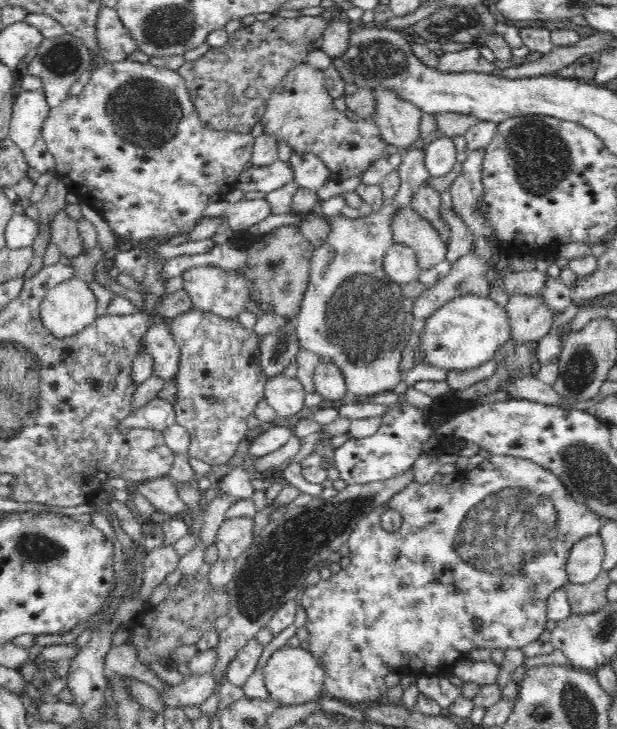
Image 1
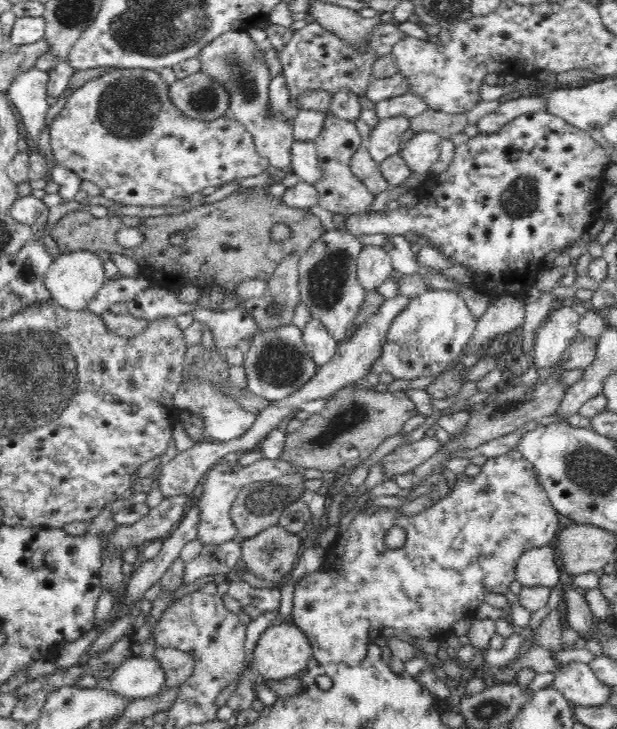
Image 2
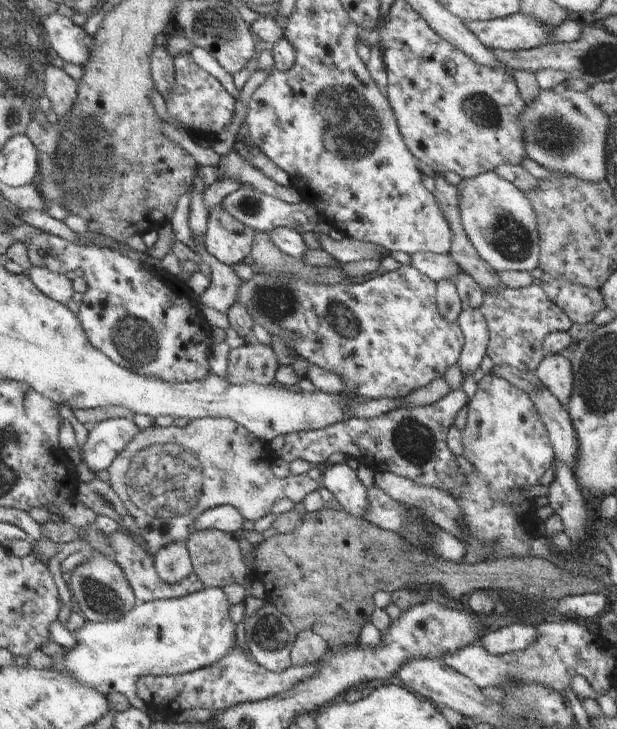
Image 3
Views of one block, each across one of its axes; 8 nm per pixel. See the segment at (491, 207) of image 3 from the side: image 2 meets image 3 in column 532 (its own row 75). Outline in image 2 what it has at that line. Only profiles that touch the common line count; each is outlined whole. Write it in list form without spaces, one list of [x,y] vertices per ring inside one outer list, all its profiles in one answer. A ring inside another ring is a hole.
[[[230,31],[214,38],[210,44],[202,48],[200,58],[202,69],[200,72],[208,74],[211,81],[220,81],[228,95],[230,103],[224,116],[228,119],[238,119],[254,137],[254,147],[260,156],[268,158],[274,168],[284,170],[286,174],[292,174],[292,142],[293,137],[292,122],[285,120],[282,112],[271,116],[267,111],[269,101],[269,67],[260,63],[258,52],[260,45],[250,38],[248,31]]]

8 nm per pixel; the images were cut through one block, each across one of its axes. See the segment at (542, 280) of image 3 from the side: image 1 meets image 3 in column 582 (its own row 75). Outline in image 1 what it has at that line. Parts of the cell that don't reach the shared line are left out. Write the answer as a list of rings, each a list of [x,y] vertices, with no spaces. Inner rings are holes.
[[[306,62],[297,65],[288,72],[274,88],[272,98],[268,100],[268,106],[262,120],[263,132],[273,136],[278,144],[288,144],[293,148],[293,152],[310,152],[316,155],[329,168],[329,172],[334,177],[350,178],[356,174],[362,174],[368,169],[372,162],[380,158],[380,154],[386,150],[388,143],[382,138],[380,129],[372,119],[360,119],[355,121],[346,117],[344,111],[340,112],[332,103],[328,90],[324,87],[324,72],[312,68]]]

